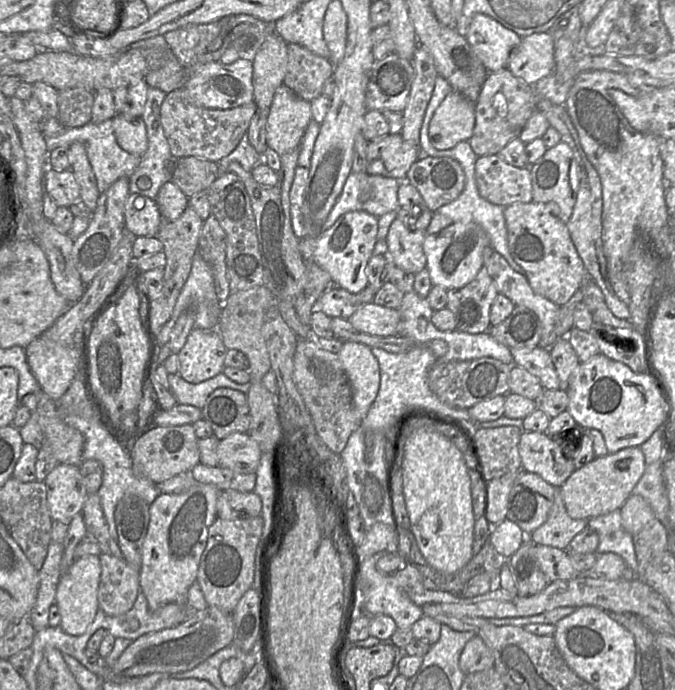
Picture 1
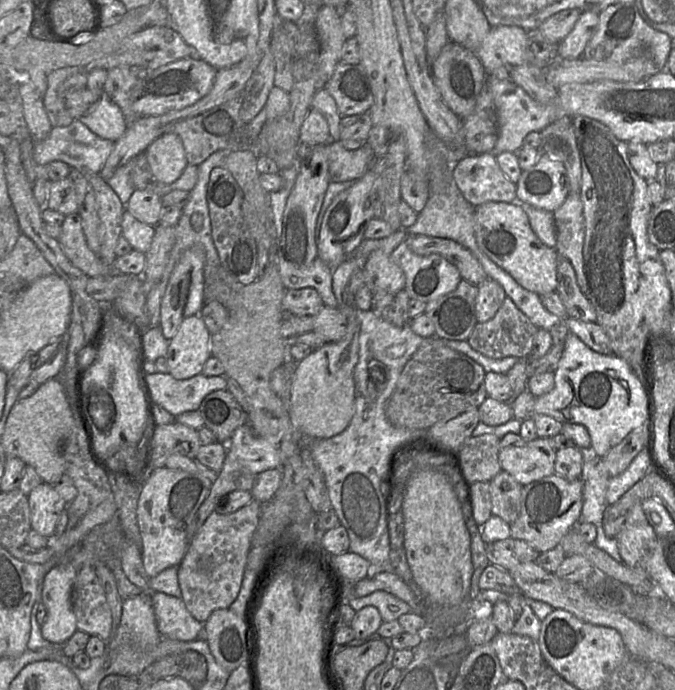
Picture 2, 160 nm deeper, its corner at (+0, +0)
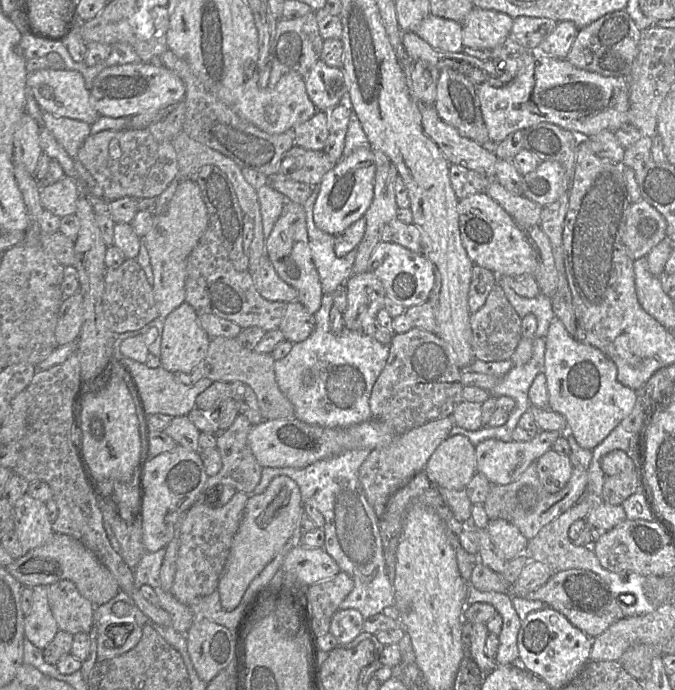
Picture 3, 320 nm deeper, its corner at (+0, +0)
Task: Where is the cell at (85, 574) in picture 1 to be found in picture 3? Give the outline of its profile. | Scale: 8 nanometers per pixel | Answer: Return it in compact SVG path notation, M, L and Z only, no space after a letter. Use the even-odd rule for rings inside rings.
M48 586L32 588L32 606L24 618L24 637L35 647L45 648L59 631L48 603Z

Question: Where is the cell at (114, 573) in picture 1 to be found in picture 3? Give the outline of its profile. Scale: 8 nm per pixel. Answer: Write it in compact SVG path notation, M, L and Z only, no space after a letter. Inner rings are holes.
M60 580L49 585L48 603L60 631L74 635L92 630L95 605L78 592L73 582Z

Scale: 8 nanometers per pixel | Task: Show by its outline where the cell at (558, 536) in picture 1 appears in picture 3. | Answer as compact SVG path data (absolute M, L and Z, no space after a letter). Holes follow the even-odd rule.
M532 463L516 481L507 485L493 485L483 503L483 508L489 519L506 520L515 525L528 540L531 540L545 525L577 503L587 487L588 478L588 470L575 465L566 486L561 491L552 494L543 488L535 464Z

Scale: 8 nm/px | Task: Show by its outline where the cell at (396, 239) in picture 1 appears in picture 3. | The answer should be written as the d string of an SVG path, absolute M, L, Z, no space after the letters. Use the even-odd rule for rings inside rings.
M369 269L352 275L346 282L347 306L343 312L344 328L362 332L365 322L382 310L386 297L381 281Z

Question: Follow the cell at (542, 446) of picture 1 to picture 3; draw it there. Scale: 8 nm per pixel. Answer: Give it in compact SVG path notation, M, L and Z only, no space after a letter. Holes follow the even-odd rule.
M540 431L535 438L526 442L485 440L475 446L476 471L483 474L493 485L510 484L540 456L549 451L553 443L562 435L559 431Z

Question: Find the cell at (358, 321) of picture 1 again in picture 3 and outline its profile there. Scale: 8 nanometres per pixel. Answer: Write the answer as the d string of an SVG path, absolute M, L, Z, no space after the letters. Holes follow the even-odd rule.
M289 302L278 329L291 343L304 341L314 330L313 315L300 302Z

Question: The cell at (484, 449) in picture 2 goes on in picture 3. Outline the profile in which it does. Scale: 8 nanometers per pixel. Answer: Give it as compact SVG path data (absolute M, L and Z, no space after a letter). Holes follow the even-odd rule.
M462 435L449 436L436 448L421 472L437 487L464 489L477 473L475 446Z

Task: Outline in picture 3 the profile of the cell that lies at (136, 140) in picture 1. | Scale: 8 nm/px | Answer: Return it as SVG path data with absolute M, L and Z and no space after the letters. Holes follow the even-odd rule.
M41 69L30 72L26 89L32 94L42 109L59 117L81 120L93 124L100 114L91 103L91 97L85 78L78 71L60 69Z

